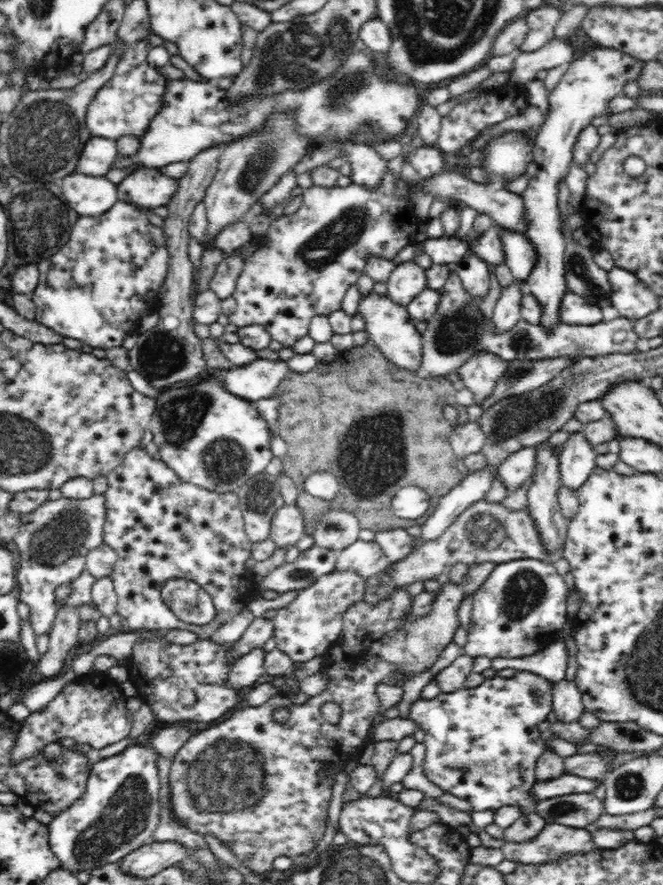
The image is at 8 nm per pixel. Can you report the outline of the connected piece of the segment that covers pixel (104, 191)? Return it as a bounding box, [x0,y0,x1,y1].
[60,172,119,216]

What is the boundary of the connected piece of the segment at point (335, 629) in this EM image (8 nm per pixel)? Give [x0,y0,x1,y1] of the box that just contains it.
[273,570,366,663]

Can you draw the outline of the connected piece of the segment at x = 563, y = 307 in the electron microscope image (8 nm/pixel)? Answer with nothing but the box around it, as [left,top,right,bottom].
[560,291,602,326]

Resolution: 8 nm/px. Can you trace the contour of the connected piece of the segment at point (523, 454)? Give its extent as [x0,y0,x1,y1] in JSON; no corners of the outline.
[499,446,536,492]

